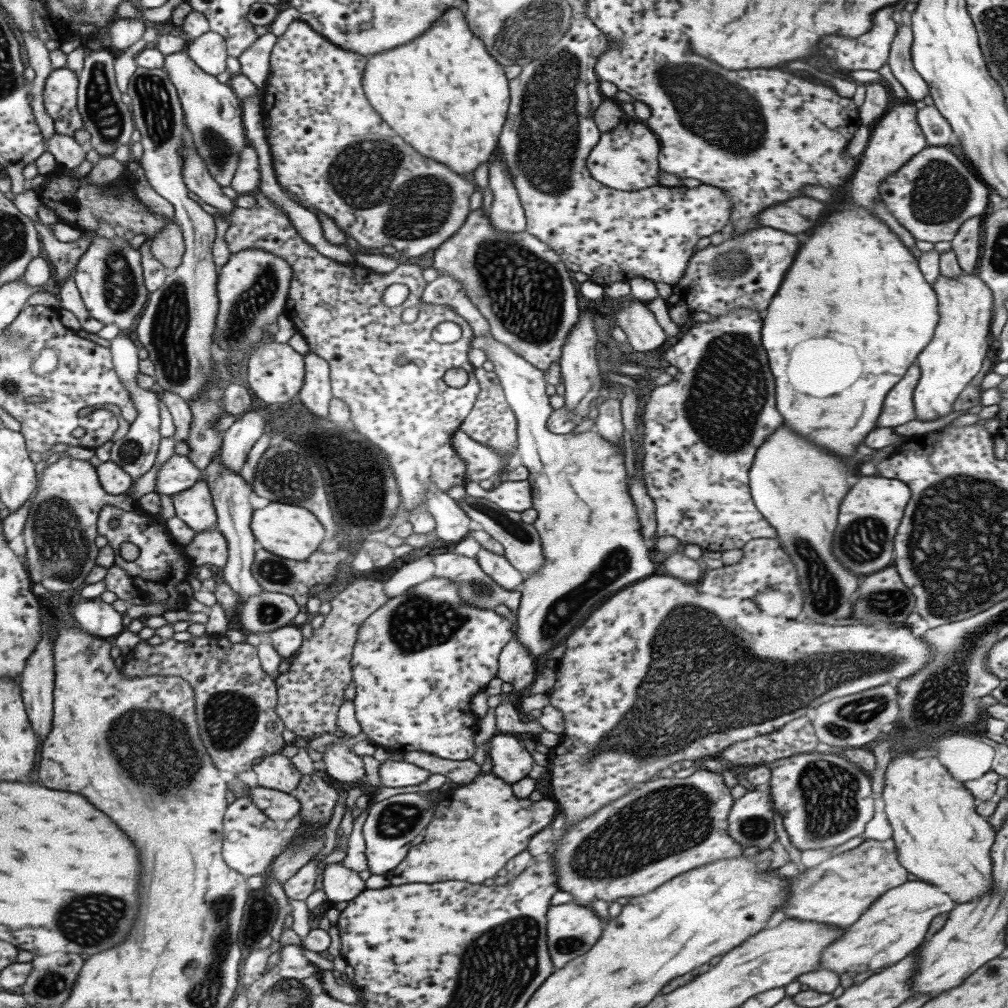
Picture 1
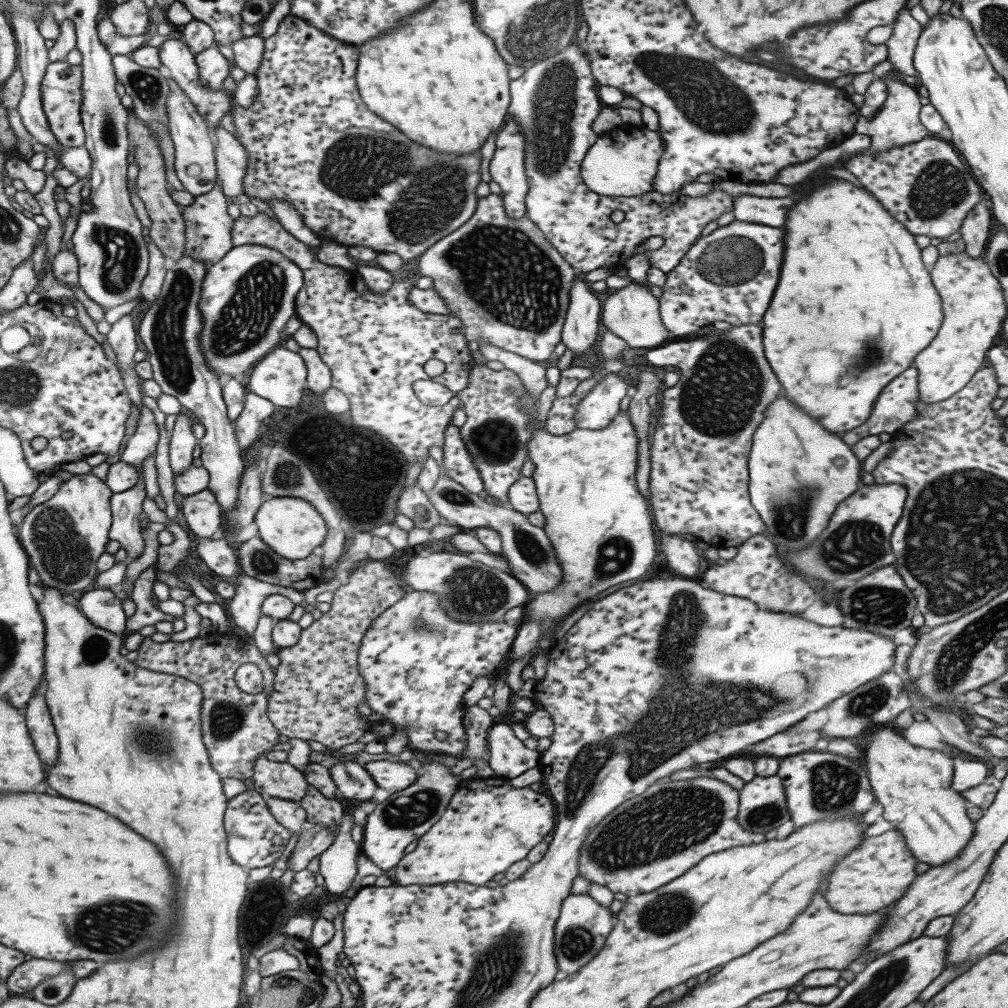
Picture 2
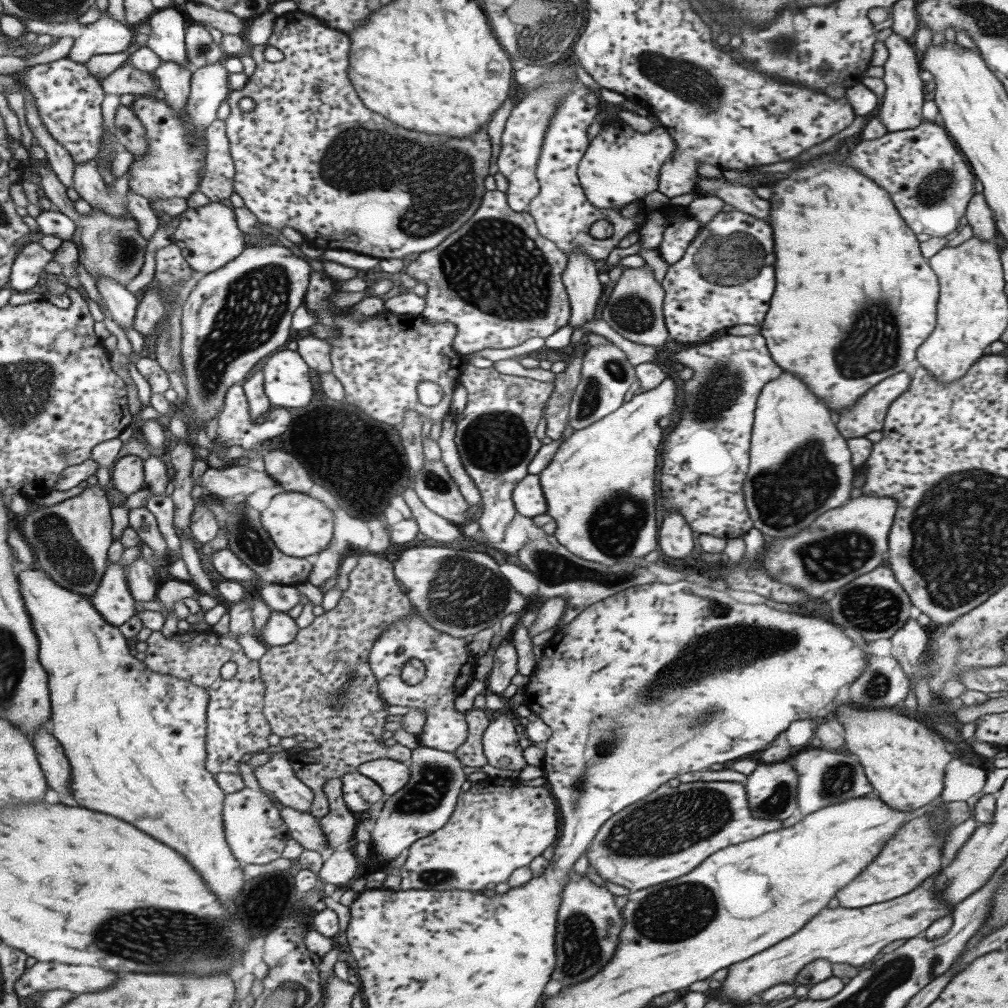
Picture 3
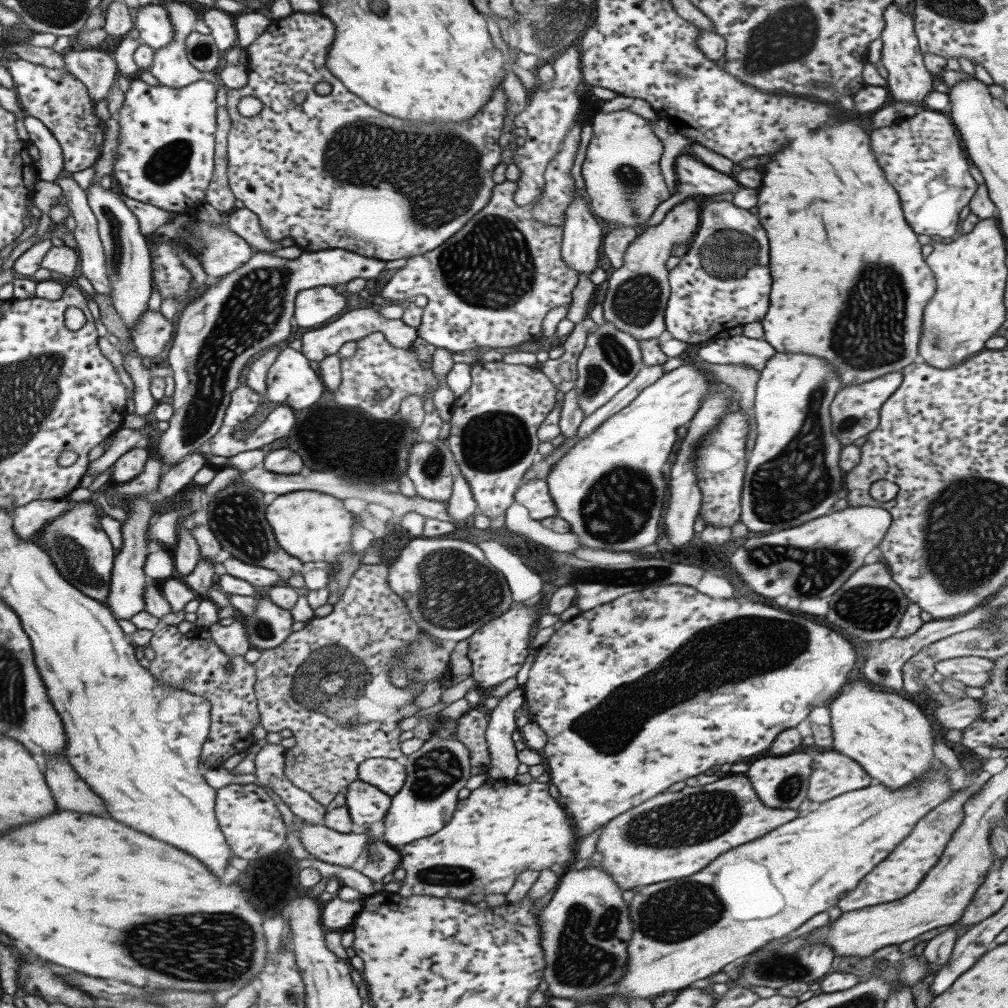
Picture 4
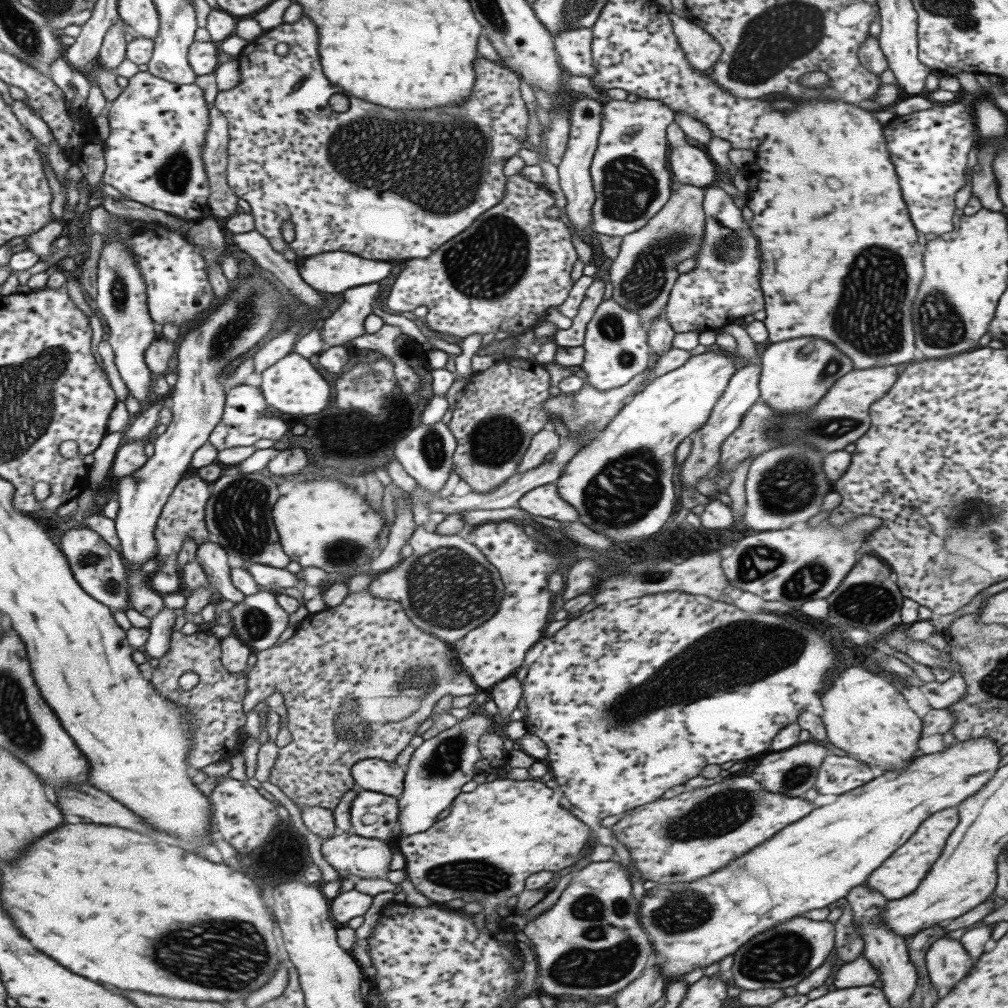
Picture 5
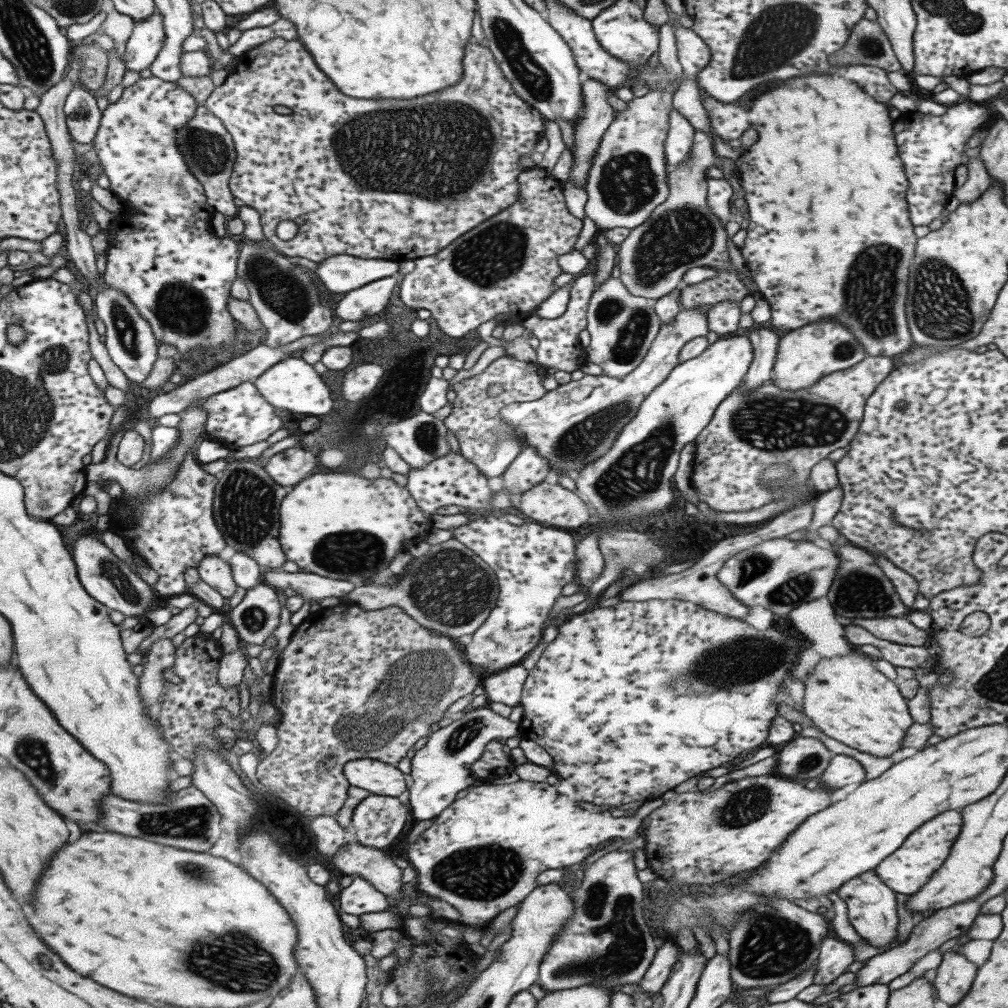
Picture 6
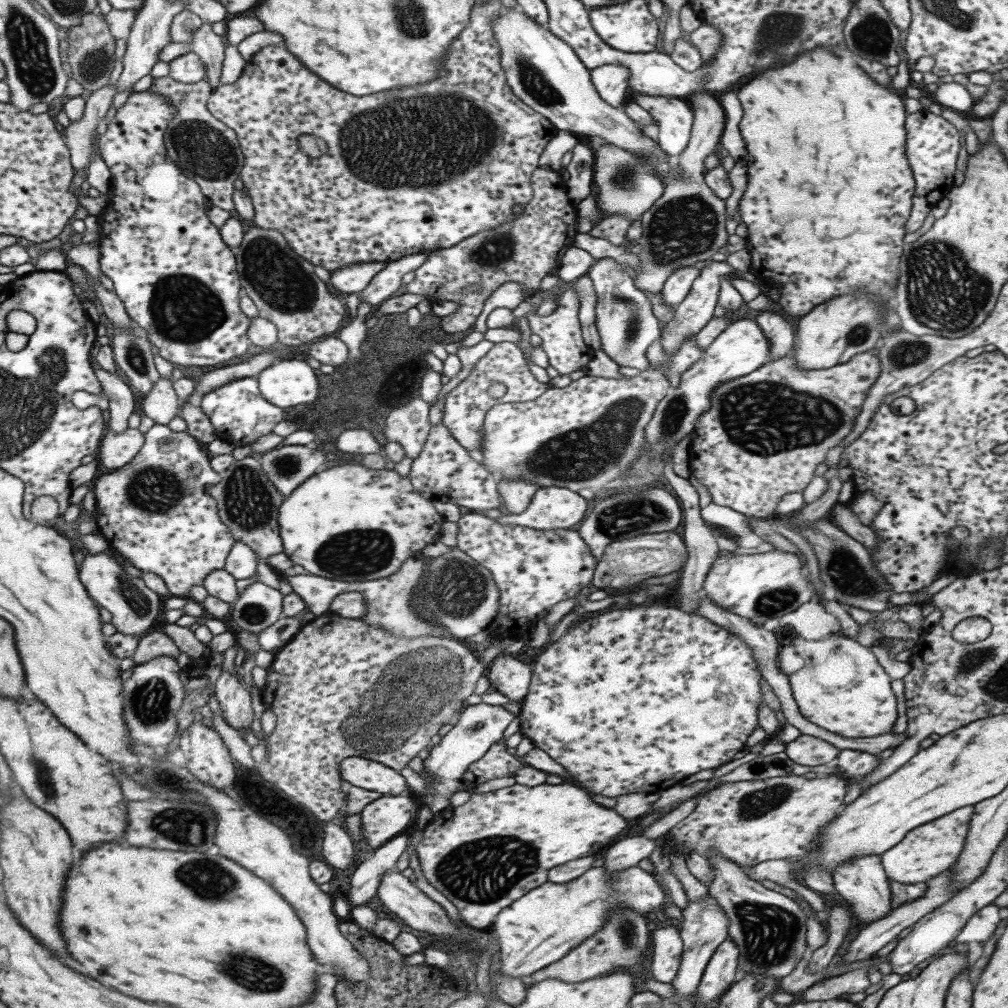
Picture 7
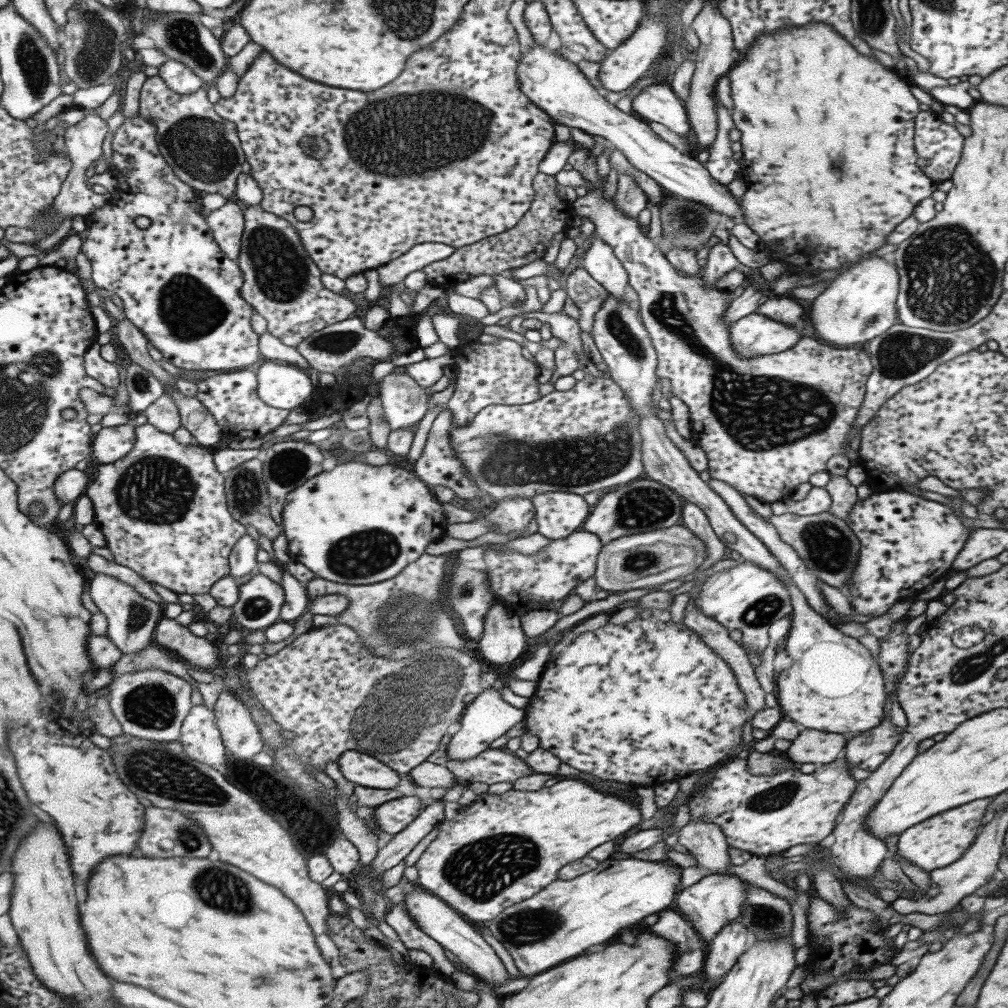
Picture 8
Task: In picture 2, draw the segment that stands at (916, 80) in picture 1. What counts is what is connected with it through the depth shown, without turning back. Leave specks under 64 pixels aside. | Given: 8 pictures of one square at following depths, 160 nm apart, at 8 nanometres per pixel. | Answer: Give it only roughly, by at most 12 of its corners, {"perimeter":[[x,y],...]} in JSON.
{"perimeter":[[897,13],[884,43],[895,72],[916,77],[912,56],[922,26]]}

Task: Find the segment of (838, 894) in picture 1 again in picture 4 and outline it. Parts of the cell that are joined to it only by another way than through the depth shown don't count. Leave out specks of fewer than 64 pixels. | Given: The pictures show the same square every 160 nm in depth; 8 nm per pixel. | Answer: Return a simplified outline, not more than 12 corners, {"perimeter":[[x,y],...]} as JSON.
{"perimeter":[[1003,758],[969,789],[915,823],[901,844],[835,904],[843,912],[903,898],[941,856],[963,804]]}

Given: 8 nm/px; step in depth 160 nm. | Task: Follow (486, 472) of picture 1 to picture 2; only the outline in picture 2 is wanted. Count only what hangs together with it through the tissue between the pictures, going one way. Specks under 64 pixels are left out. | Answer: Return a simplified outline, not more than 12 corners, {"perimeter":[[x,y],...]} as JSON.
{"perimeter":[[445,427],[443,471],[466,488],[481,492],[473,467],[458,428]]}

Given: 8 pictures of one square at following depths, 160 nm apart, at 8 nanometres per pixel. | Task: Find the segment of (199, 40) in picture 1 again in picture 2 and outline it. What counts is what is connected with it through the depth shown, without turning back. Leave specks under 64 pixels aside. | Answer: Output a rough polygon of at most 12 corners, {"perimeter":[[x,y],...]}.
{"perimeter":[[216,44],[195,54],[204,88],[222,90],[229,62]]}

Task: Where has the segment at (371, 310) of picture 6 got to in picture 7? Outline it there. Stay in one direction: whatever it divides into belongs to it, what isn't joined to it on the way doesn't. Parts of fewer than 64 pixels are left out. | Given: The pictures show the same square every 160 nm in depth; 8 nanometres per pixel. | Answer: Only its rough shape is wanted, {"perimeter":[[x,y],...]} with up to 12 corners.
{"perimeter":[[431,251],[409,254],[385,268],[359,292],[374,310],[402,286]]}

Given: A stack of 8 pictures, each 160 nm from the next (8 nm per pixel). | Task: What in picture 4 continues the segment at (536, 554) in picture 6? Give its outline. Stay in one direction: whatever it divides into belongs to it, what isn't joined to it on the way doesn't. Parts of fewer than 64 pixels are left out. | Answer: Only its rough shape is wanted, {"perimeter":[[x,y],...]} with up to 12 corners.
{"perimeter":[[513,602],[466,638],[476,686],[517,674],[539,612]]}

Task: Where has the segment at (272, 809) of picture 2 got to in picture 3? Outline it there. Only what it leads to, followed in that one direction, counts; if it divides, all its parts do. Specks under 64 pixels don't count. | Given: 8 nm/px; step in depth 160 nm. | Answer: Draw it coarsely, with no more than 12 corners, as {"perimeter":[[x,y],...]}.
{"perimeter":[[284,807],[288,836],[305,850],[328,848],[316,818]]}

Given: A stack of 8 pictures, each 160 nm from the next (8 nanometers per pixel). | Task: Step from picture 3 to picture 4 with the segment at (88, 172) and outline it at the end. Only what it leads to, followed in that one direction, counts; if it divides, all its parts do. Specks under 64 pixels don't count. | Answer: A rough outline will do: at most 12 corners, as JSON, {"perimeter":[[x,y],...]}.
{"perimeter":[[118,188],[87,198],[107,253],[113,305],[131,330],[153,292],[139,218]]}

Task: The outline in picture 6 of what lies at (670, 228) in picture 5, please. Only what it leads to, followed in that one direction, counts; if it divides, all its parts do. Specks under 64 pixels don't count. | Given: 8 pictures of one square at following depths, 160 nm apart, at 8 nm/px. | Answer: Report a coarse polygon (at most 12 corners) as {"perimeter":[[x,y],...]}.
{"perimeter":[[694,131],[667,198],[619,243],[618,279],[653,302],[694,267],[734,269],[707,208],[716,154]]}

